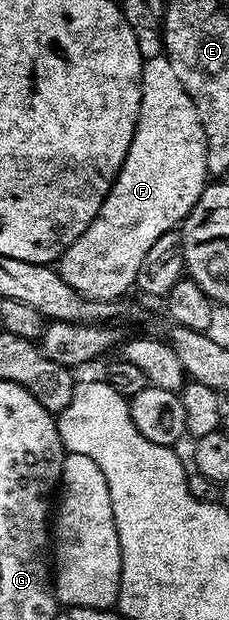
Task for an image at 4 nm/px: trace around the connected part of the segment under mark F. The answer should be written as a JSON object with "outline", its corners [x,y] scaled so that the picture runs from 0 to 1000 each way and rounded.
{"outline":[[[642,90],[620,100],[611,179],[559,250],[524,269],[498,300],[480,303],[437,334],[428,352],[376,368],[349,385],[332,385],[332,392],[314,392],[271,408],[245,427],[253,442],[279,450],[279,456],[297,456],[297,463],[349,469],[349,476],[384,482],[507,485],[546,481],[563,474],[550,471],[590,465],[611,424],[629,424],[629,411],[646,411],[664,392],[681,392],[699,379],[764,374],[790,365],[838,334],[856,334],[904,297],[900,219],[873,198],[873,185],[856,179],[856,166],[838,166],[786,127],[769,127],[751,102],[729,92]]]}

